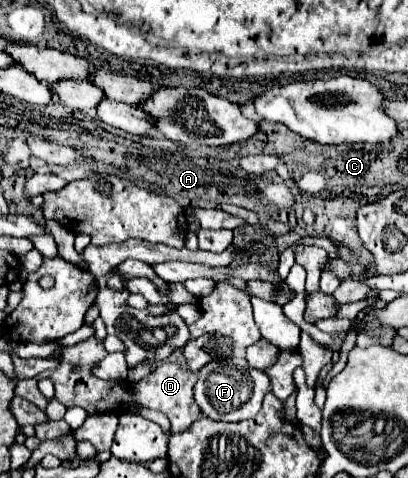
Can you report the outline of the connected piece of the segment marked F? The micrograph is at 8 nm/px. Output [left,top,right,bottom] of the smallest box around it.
[195,357,269,421]

